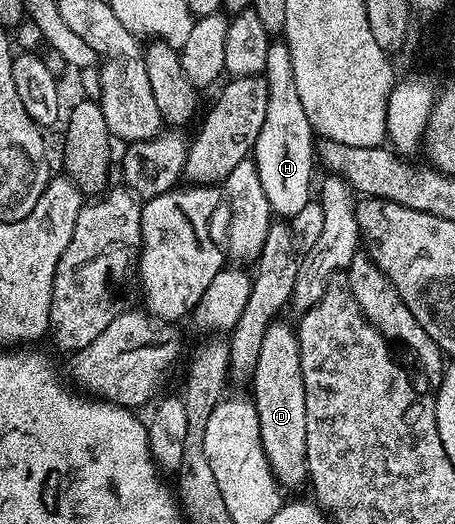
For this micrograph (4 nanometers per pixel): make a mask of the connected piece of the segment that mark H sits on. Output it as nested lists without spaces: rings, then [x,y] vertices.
[[[283,40],[270,41],[267,56],[269,57],[267,114],[263,128],[259,130],[259,136],[254,142],[251,157],[257,165],[263,192],[267,192],[267,200],[274,215],[292,216],[301,211],[303,204],[311,201],[309,189],[312,186],[314,189],[315,186],[315,180],[313,184],[315,133],[308,123],[306,113],[303,112],[302,101],[299,100],[298,89],[295,88],[288,44]]]

